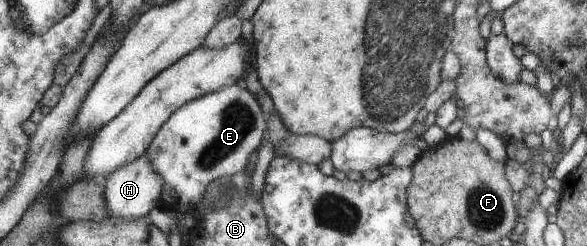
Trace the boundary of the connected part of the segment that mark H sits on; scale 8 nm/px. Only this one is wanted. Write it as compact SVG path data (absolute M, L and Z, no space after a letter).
M146 151L140 157L134 158L132 162L116 168L106 176L104 184L104 202L106 202L106 212L110 212L110 217L122 218L122 220L134 220L134 218L146 217L152 208L161 203L161 190L164 182L158 172L150 166Z

